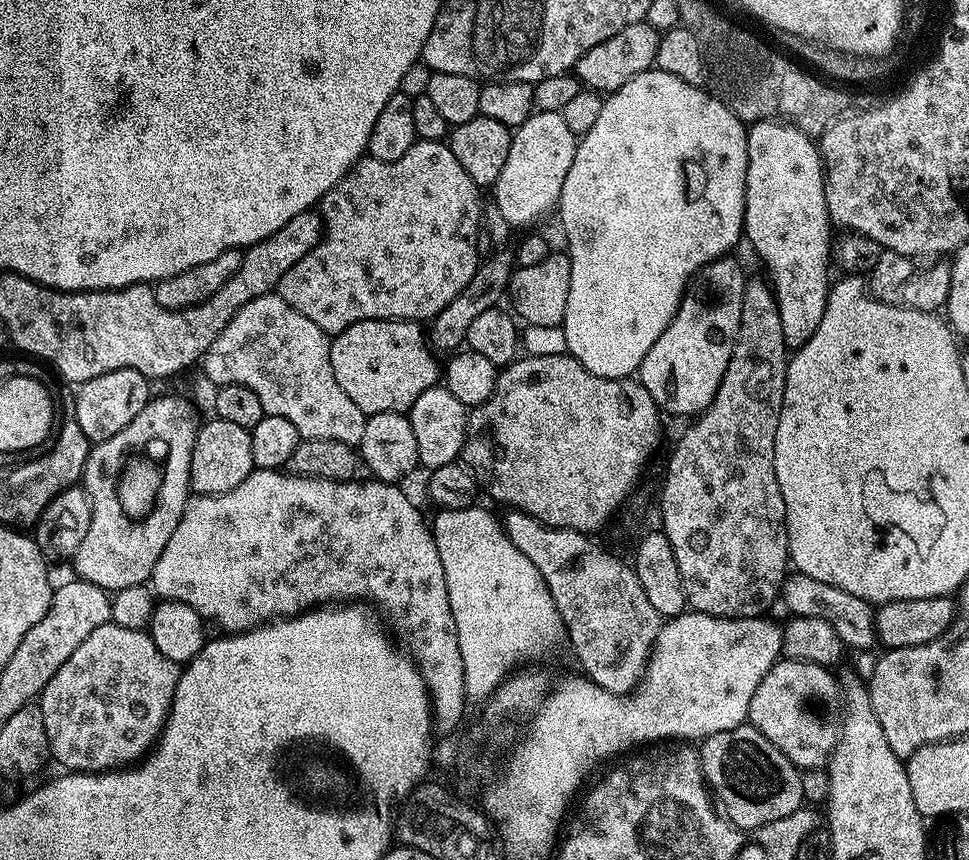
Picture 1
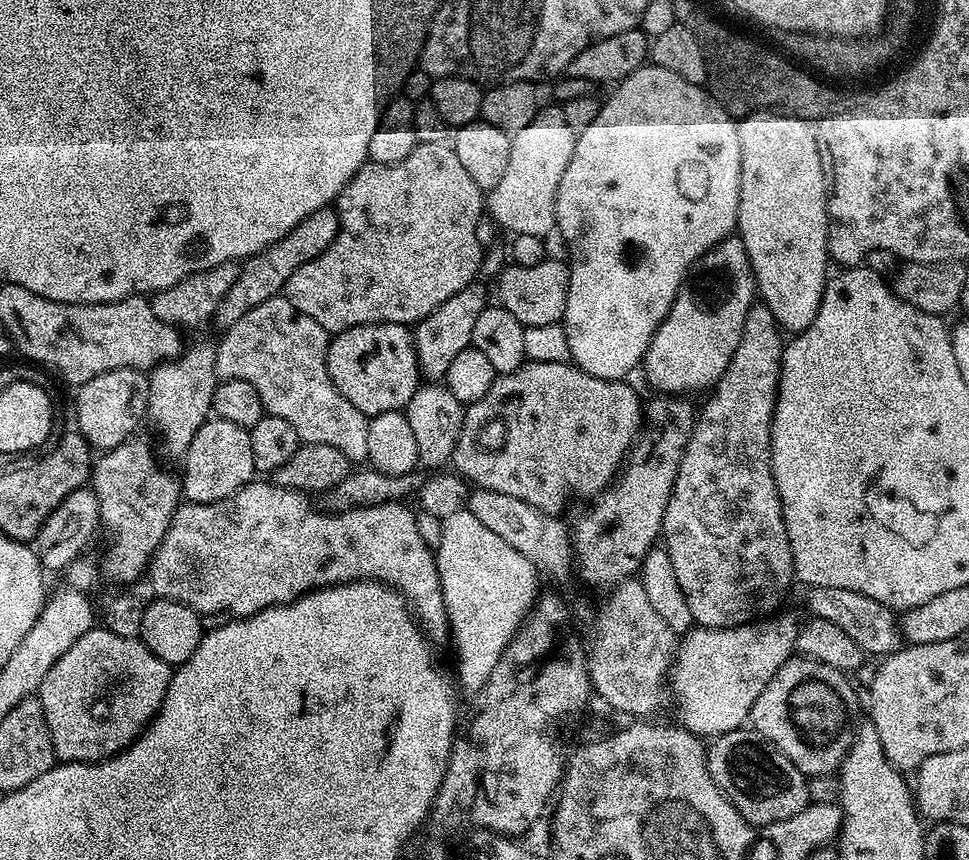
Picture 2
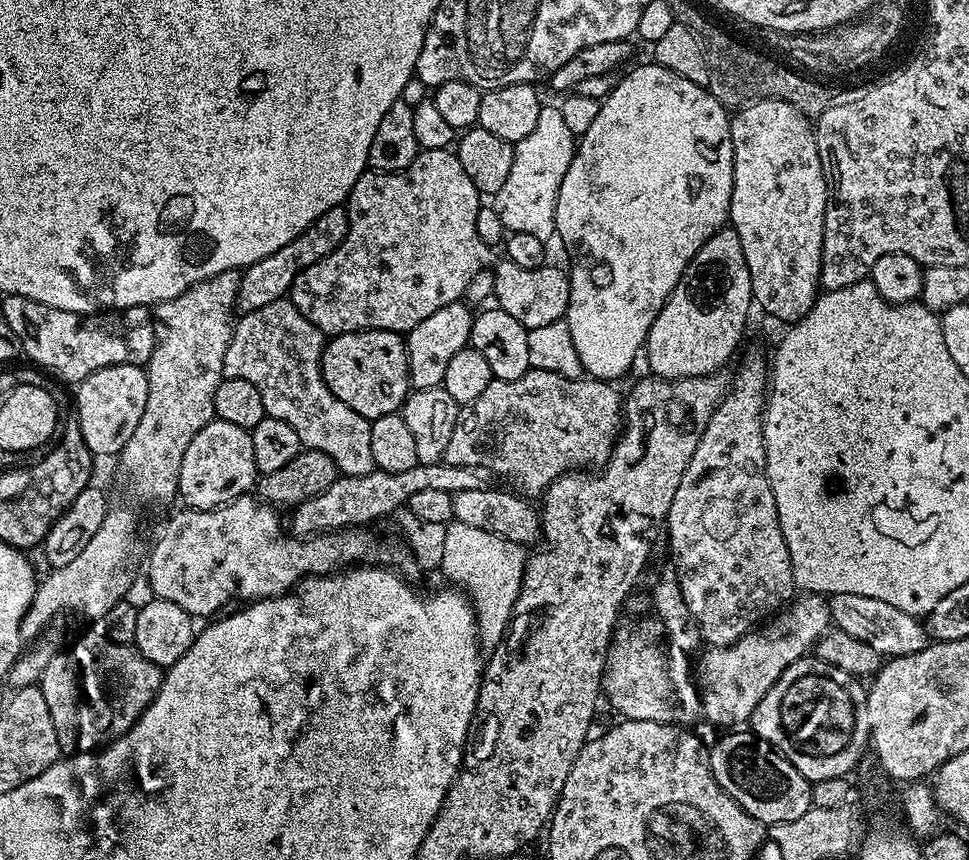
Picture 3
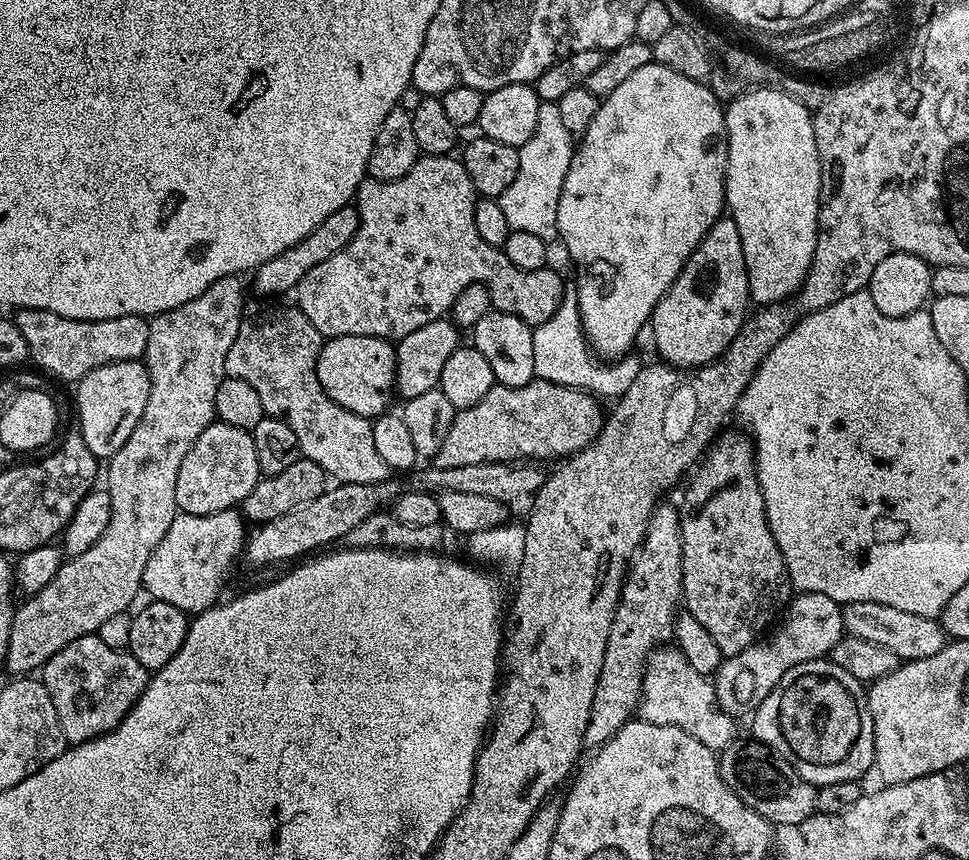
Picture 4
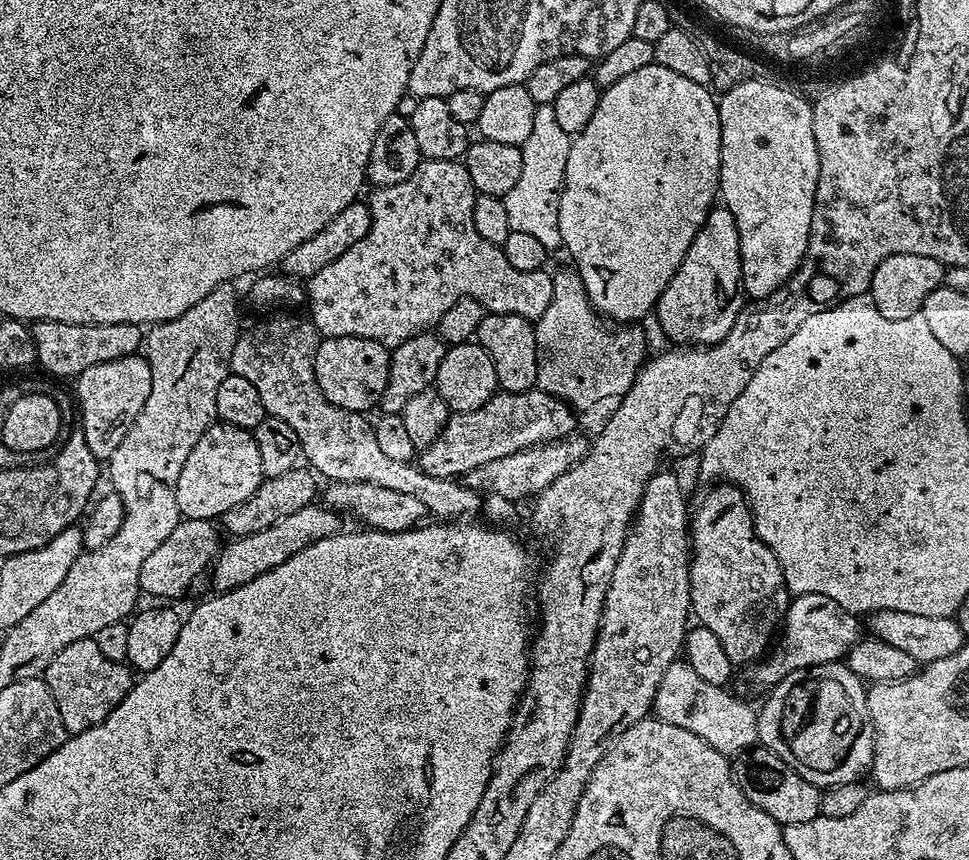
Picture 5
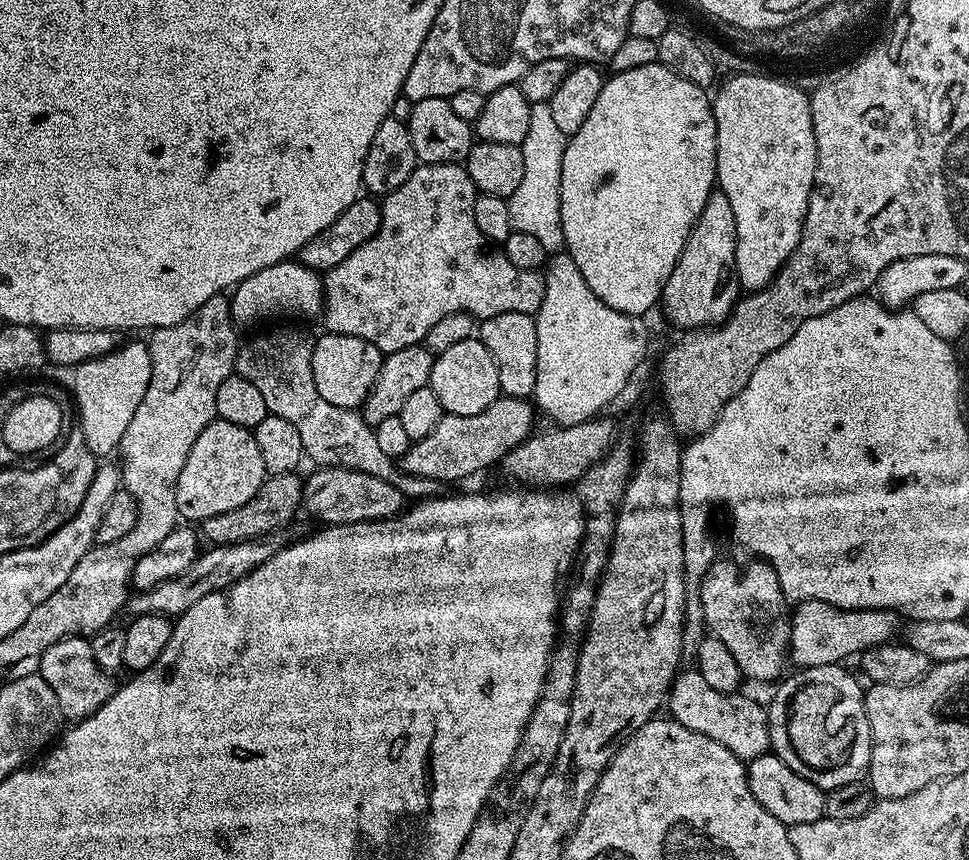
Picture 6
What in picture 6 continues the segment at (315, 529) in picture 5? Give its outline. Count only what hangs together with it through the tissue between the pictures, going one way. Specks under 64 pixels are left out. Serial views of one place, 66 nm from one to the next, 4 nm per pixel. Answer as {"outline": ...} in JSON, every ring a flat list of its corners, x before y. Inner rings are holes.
{"outline":[[277,530,268,533,267,536,258,536,254,540,209,547,207,549,209,552,204,553,203,551,185,575,168,580,165,584,159,584,157,588,149,588,136,594,140,596,133,595,130,608,133,608,133,613,136,614,158,612,169,618,179,617,180,613,194,606,194,602,198,602,206,594,225,592,227,588,250,575,254,569,261,568,267,560,279,555,286,544,284,534,283,531]]}

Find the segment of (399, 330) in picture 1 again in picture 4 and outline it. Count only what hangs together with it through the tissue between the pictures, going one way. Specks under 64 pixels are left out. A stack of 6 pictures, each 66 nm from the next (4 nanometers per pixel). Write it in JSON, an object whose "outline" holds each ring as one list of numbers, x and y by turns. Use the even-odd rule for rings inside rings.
{"outline":[[334,336,320,345,316,373,322,390,338,406,359,416,383,416,397,391,396,349,393,341,380,336]]}

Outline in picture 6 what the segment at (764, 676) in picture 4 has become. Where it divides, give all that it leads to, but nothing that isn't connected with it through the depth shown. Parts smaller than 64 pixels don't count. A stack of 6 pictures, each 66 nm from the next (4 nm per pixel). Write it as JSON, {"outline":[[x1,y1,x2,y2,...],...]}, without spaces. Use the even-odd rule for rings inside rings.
{"outline":[[802,600,790,616,788,646,797,669,840,664,847,656,859,657,867,648,889,643,889,613,875,608,836,608,830,602]]}

